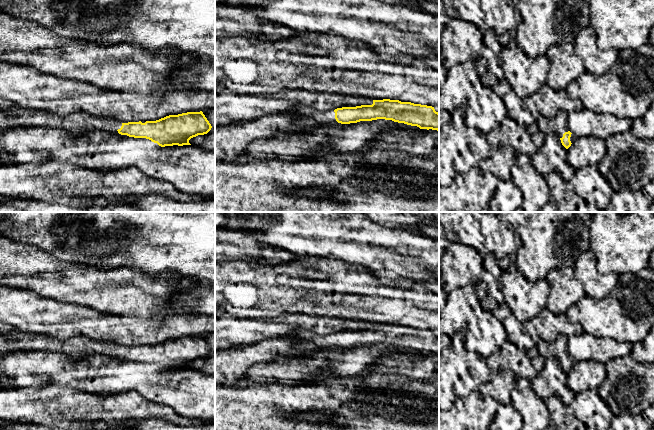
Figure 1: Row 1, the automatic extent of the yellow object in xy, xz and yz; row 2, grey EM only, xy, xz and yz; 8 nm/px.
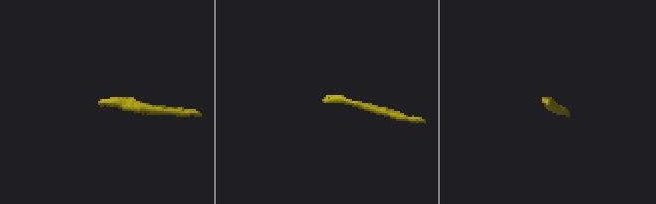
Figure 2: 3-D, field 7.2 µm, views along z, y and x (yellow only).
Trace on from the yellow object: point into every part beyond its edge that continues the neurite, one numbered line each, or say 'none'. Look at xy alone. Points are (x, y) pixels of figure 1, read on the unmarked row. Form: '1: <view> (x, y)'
1: xy (77, 347)

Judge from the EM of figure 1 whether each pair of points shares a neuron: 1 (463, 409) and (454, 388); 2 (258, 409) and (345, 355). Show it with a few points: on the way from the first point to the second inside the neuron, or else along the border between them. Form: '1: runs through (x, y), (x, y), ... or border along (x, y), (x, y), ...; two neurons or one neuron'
1: border along (477, 390), (458, 397), (449, 409); two neurons
2: border along (276, 382), (301, 384); two neurons

